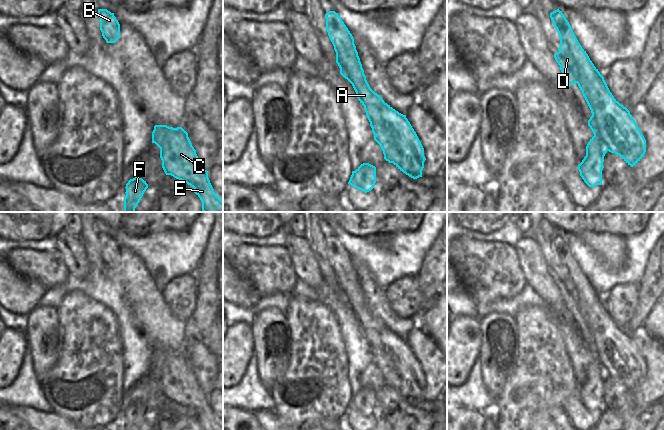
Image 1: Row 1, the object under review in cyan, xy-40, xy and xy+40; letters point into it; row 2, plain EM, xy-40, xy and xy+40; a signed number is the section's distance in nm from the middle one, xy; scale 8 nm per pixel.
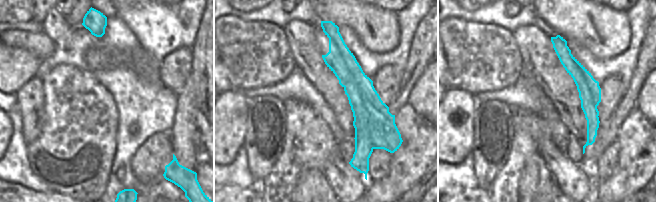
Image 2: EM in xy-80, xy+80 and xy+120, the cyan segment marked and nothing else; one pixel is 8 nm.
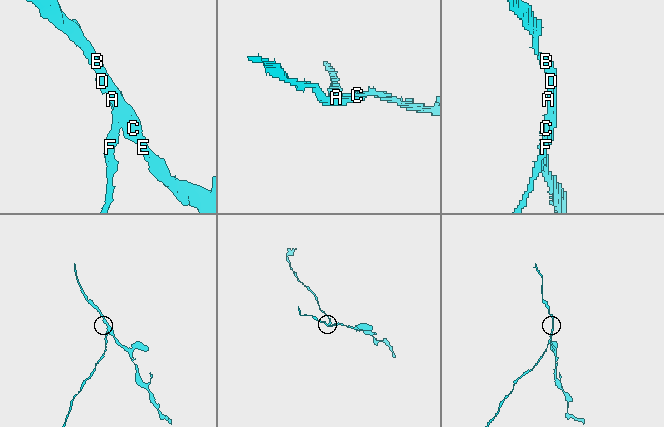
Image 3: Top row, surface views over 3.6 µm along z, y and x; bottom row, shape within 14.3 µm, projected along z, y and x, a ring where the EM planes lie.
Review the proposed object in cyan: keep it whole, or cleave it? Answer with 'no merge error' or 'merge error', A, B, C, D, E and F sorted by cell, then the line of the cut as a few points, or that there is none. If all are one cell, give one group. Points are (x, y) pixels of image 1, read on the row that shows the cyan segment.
merge error; groups A B C D E / F; cut xy+40 (592, 113), (599, 137), (608, 150)

